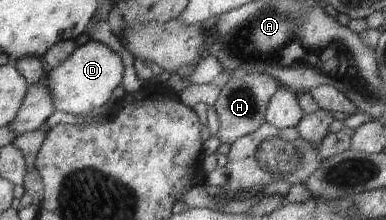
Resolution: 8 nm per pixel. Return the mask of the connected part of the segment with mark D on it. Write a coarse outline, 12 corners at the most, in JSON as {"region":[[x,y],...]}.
{"region":[[90,39],[48,68],[56,110],[88,114],[122,84],[124,61]]}

